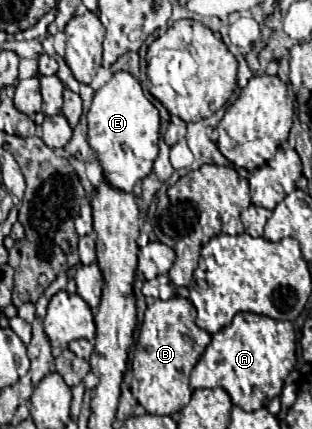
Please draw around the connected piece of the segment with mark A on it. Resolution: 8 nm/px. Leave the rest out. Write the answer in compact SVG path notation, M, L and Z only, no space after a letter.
M238 313L228 327L212 335L212 343L190 375L192 389L222 387L234 405L256 411L282 393L284 381L296 365L296 335L290 321L276 321L266 315Z

